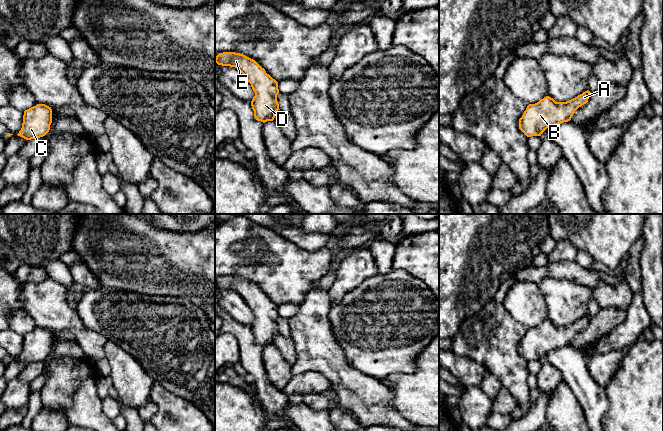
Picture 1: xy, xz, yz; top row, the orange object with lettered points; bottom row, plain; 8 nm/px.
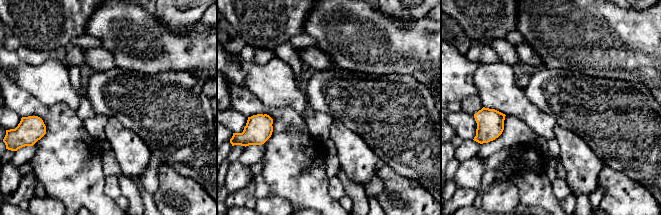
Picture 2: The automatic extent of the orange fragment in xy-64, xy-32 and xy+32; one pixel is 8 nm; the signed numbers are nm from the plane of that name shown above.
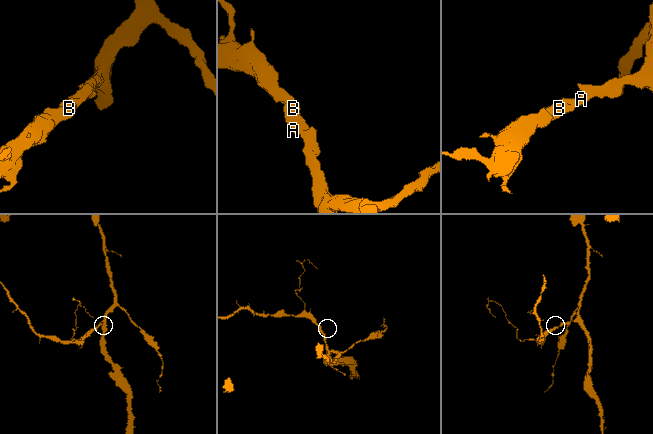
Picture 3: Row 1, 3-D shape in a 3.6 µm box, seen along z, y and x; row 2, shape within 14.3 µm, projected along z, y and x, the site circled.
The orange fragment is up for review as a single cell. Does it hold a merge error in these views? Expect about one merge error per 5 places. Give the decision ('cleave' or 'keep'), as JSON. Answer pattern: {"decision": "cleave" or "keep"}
{"decision": "keep"}

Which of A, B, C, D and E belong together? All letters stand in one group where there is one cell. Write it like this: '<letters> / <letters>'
A B C D E

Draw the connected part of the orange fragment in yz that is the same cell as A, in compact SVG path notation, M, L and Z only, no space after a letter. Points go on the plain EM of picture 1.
M587 314L566 326L556 326L546 320L535 328L529 328L519 343L519 353L527 361L541 360L548 351L570 345L575 335L588 326L590 317Z

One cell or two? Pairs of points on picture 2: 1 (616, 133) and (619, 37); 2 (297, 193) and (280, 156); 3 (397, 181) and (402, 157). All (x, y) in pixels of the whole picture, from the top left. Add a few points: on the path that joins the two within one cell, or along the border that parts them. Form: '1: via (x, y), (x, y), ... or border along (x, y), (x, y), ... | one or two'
1: border along (595, 76), (624, 79), (641, 84) | two
2: via (297, 184), (297, 173), (289, 165) | one
3: border along (381, 162), (420, 184) | two

